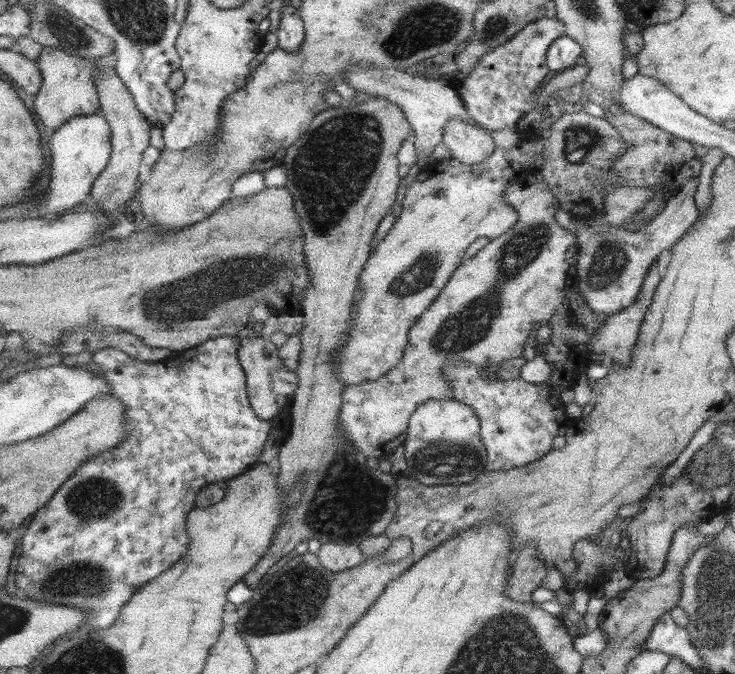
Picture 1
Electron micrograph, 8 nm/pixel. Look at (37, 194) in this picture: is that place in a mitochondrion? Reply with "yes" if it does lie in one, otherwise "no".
no

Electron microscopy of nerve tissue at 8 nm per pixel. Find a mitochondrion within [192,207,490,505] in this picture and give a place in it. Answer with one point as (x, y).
(448, 459)

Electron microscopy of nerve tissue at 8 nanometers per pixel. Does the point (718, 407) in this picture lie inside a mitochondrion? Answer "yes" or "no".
no

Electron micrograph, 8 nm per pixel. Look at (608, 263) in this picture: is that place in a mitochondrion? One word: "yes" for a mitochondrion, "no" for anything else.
yes

